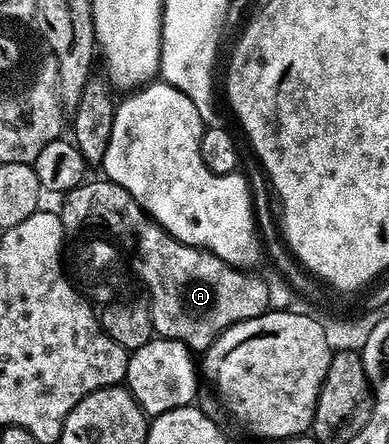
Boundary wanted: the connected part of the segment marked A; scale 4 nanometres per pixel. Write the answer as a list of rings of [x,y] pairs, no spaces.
[[[107,178],[99,179],[85,179],[77,188],[63,193],[64,201],[58,205],[60,221],[64,228],[108,224],[128,248],[136,248],[136,272],[144,272],[140,280],[152,284],[146,296],[156,296],[152,330],[157,337],[182,342],[193,353],[203,354],[230,326],[269,311],[263,275],[255,276],[255,271],[230,266],[204,248],[178,242],[130,198],[125,188]]]

